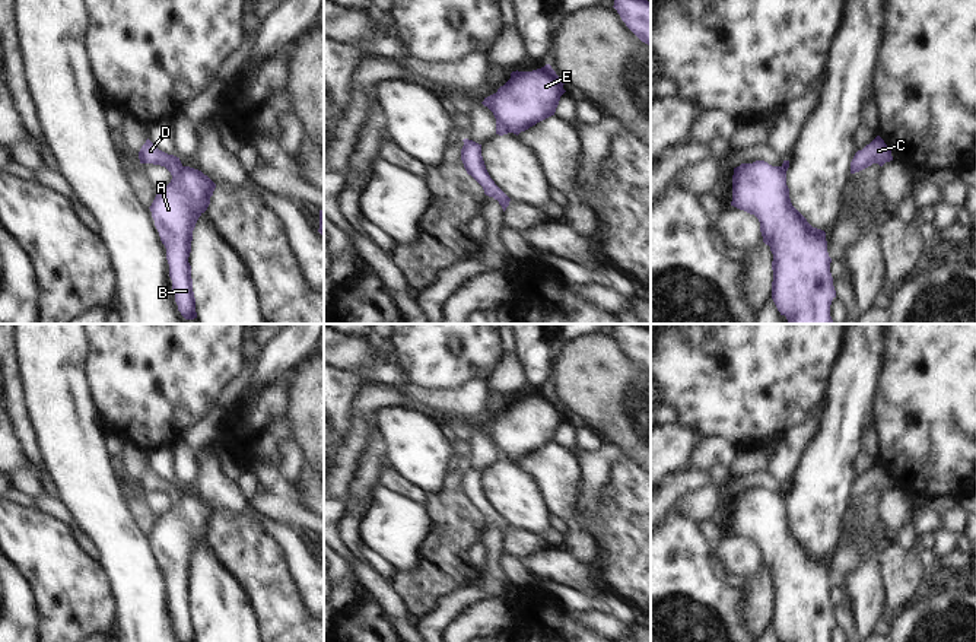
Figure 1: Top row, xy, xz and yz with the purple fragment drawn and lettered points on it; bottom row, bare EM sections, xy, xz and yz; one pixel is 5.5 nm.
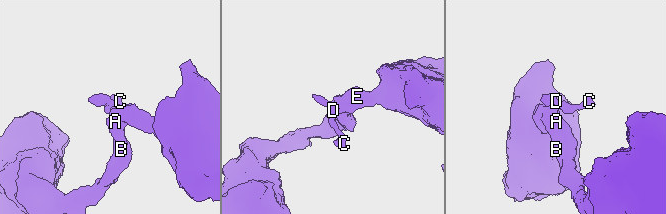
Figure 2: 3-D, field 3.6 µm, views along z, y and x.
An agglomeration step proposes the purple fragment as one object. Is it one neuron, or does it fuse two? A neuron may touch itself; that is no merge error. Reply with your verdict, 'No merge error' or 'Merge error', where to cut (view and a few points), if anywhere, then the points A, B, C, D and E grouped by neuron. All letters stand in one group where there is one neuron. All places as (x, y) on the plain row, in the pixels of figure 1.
Merge error. Split along xy (184, 493), (172, 504). Groups: A B E / C D

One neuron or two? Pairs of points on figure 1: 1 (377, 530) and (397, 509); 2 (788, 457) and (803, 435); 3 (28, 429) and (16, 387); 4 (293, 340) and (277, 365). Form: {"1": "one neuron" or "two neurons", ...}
{"1": "one neuron", "2": "one neuron", "3": "one neuron", "4": "one neuron"}

